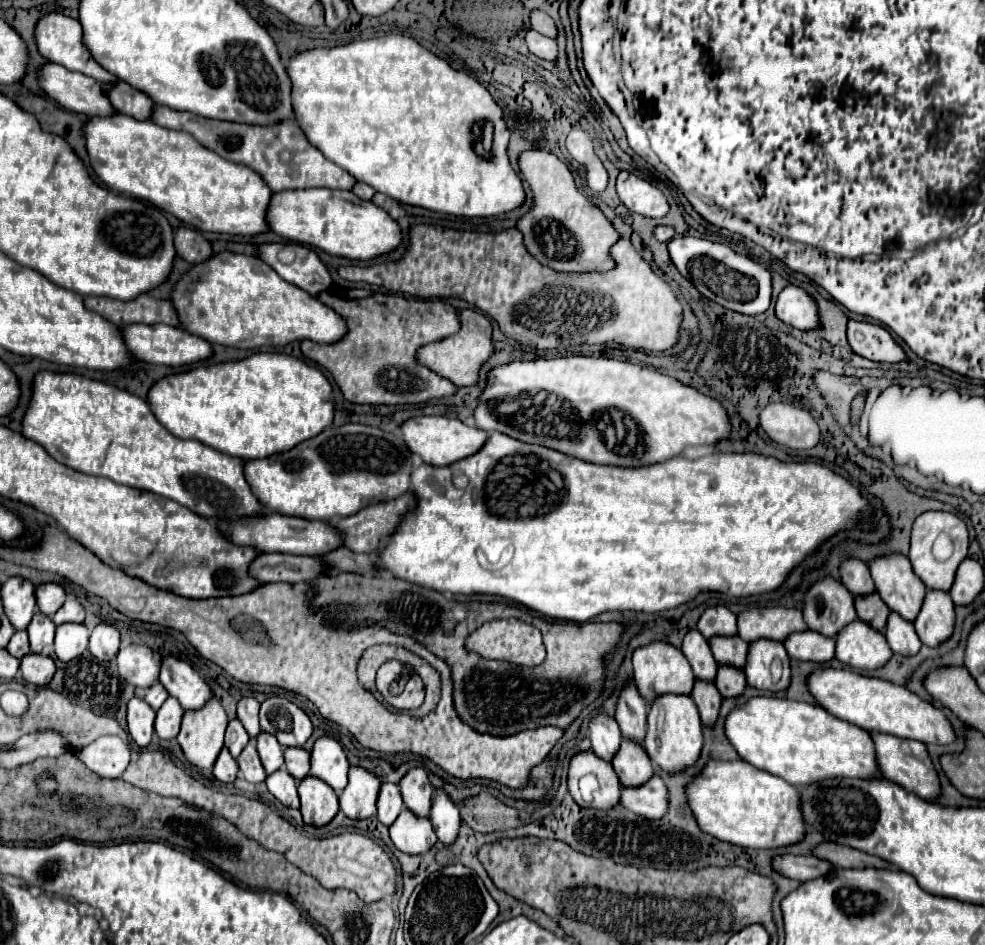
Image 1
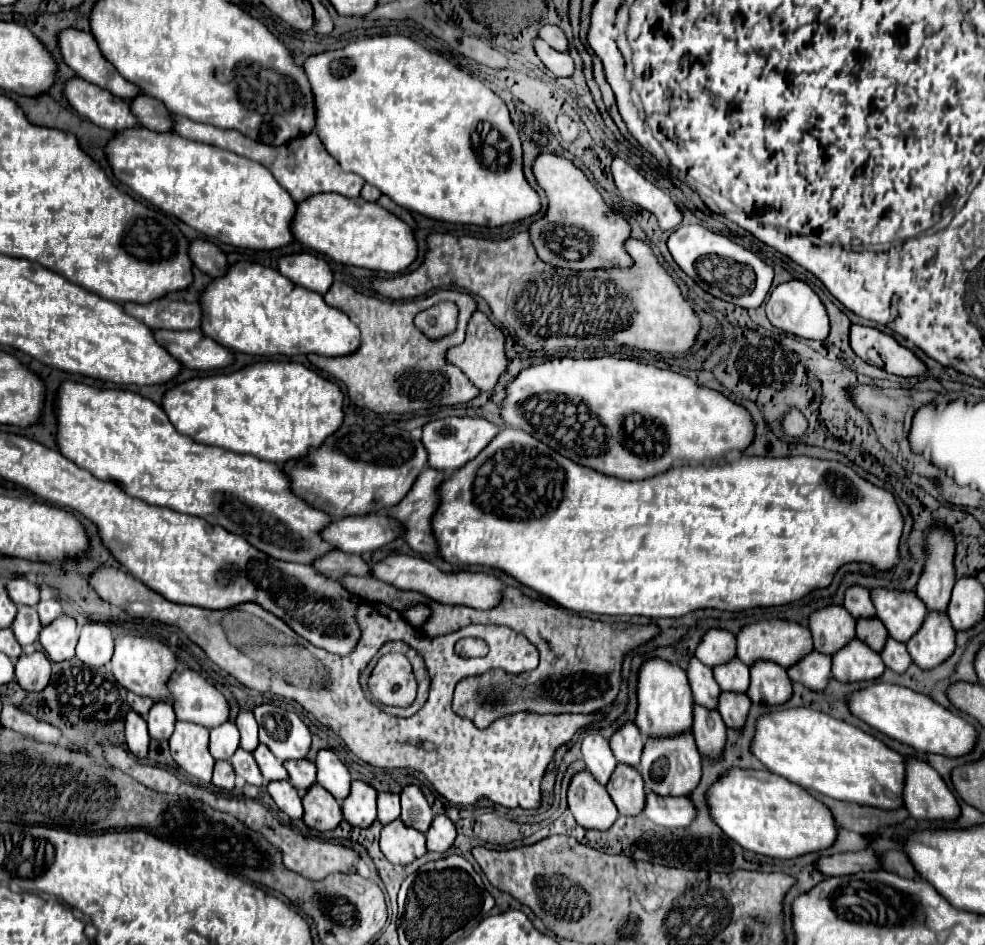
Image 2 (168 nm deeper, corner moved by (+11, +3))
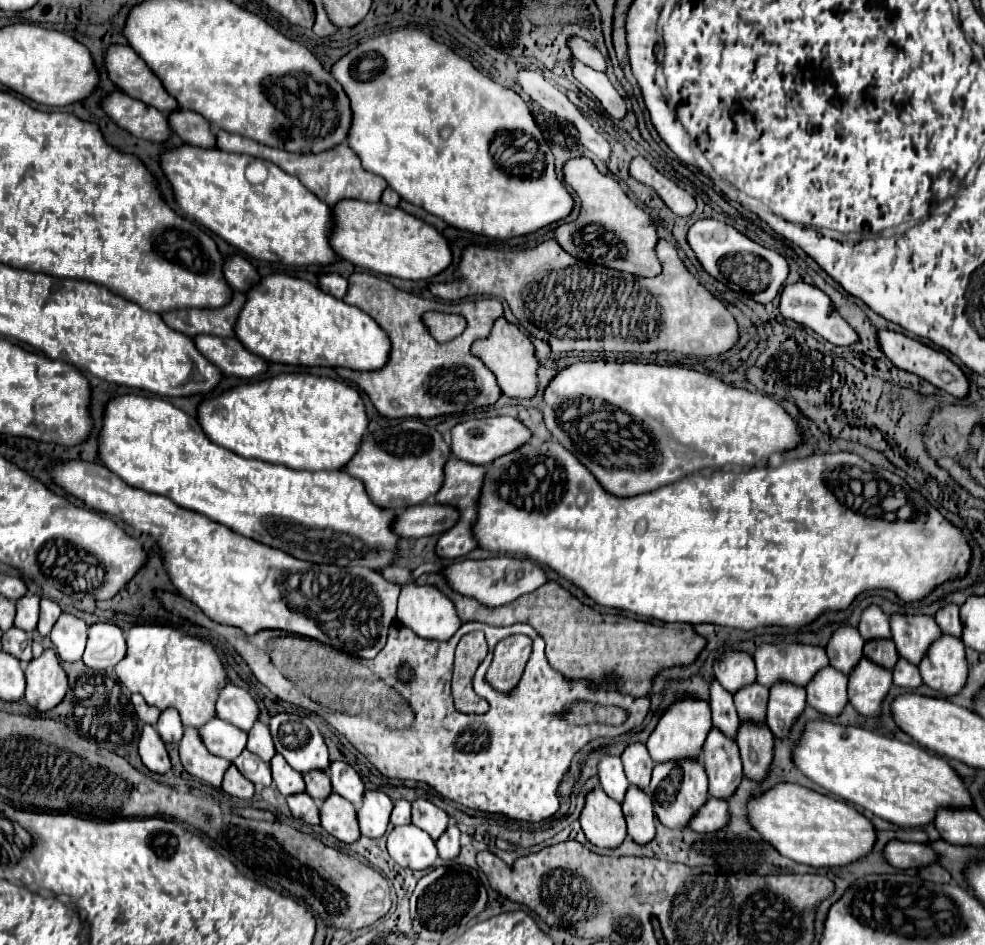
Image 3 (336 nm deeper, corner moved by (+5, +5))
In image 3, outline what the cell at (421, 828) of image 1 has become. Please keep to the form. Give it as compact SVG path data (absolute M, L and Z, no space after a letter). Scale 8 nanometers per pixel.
M413 824L395 826L387 838L389 856L403 868L423 870L437 860L437 848L431 836Z

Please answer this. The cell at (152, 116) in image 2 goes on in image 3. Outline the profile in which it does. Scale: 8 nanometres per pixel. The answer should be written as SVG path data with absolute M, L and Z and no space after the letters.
M173 110L167 114L167 122L173 134L177 134L183 142L211 148L215 146L215 134L211 132L209 122L191 110Z

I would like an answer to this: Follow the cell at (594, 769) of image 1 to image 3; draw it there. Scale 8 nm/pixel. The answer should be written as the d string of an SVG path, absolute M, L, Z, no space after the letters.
M601 788L587 792L579 822L587 840L601 848L615 848L627 836L621 804L607 796Z

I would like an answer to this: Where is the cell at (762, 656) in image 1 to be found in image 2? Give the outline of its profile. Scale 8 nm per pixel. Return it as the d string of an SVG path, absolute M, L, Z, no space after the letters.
M757 662L751 666L751 686L747 696L755 704L779 706L793 696L793 682L789 680L785 668L775 662Z

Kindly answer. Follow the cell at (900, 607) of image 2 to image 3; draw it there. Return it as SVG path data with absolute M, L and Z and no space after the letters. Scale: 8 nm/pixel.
M891 614L891 638L899 656L919 664L919 658L927 652L929 644L939 638L941 630L933 616L927 614Z

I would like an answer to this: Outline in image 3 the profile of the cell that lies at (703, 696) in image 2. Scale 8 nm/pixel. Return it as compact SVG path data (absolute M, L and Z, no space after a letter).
M713 680L709 686L709 706L713 714L713 726L723 730L727 736L735 738L735 730L739 726L739 716L733 704L731 694L717 682Z

